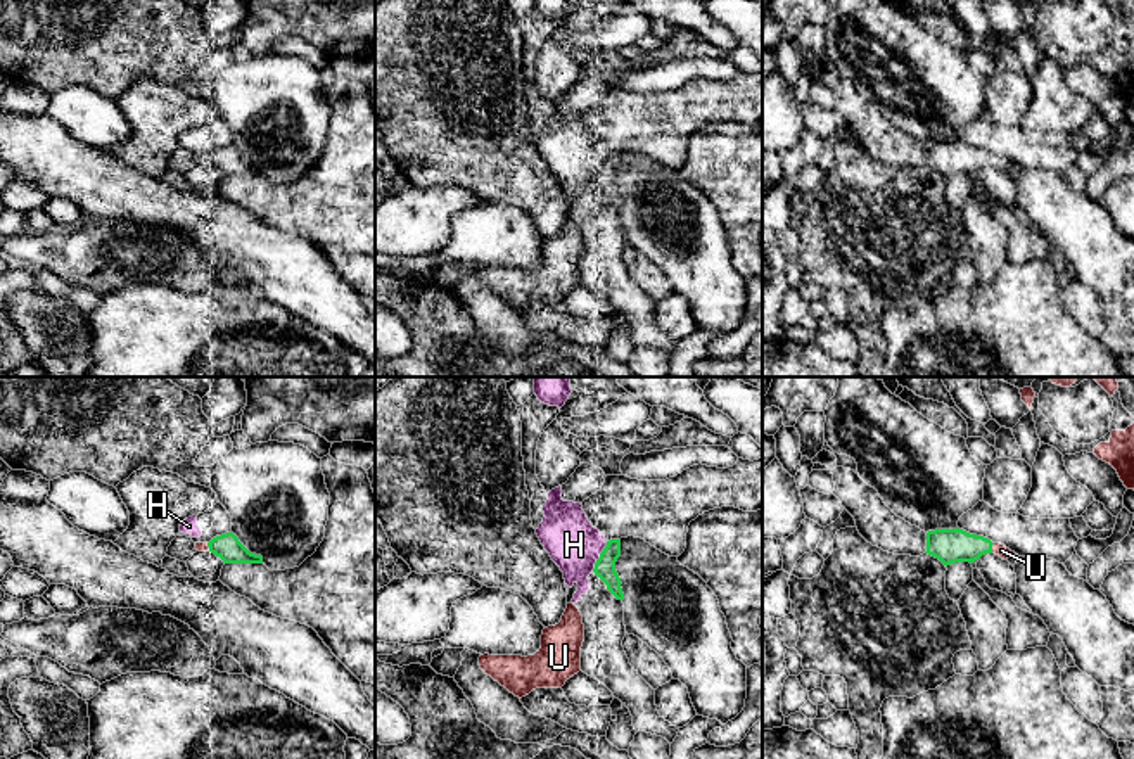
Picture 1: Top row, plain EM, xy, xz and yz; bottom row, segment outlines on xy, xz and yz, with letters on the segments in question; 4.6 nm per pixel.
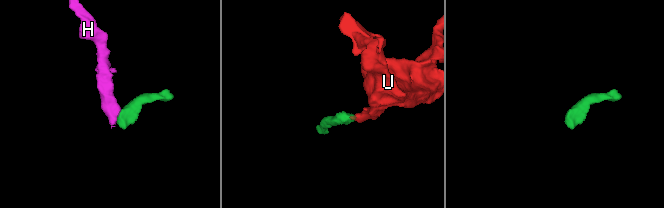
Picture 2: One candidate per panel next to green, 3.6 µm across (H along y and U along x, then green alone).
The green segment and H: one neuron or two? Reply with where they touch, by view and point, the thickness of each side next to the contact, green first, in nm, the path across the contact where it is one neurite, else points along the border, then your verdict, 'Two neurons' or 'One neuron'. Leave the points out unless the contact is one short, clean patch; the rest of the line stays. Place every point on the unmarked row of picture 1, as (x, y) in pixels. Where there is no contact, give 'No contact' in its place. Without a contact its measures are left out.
Touches green at xz (600, 170). Thickness 100 nm (green) against 240 nm. Two neurons

